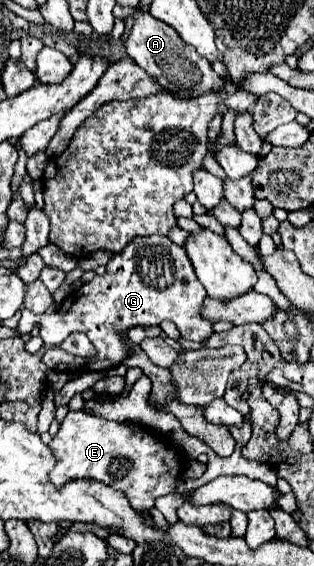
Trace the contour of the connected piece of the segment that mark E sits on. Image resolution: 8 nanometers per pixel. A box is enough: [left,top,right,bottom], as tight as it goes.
[48,411,186,511]

